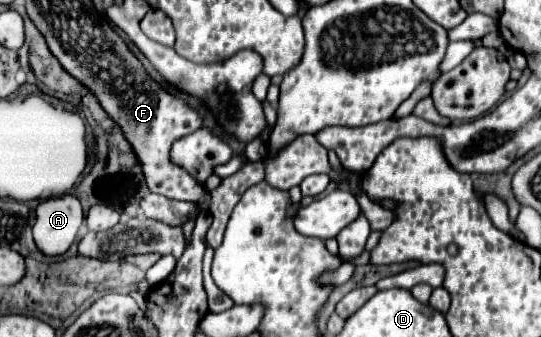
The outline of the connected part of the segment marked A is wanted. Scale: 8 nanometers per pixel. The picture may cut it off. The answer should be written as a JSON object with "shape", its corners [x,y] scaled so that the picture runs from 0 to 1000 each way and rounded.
{"shape":[[[135,576],[76,599],[68,611],[68,653],[61,671],[68,736],[87,760],[109,760],[124,748],[139,718],[153,653],[157,635],[150,599]]]}

